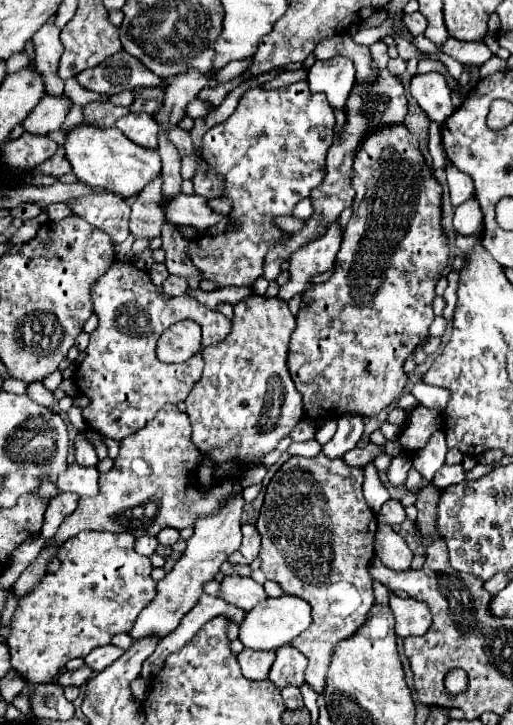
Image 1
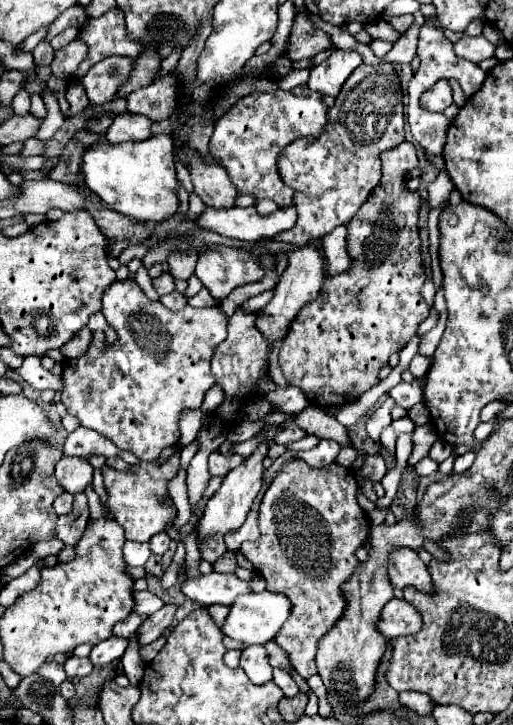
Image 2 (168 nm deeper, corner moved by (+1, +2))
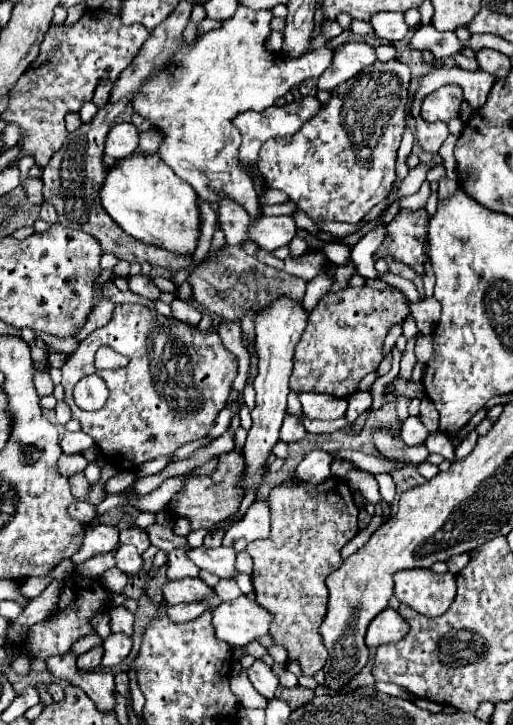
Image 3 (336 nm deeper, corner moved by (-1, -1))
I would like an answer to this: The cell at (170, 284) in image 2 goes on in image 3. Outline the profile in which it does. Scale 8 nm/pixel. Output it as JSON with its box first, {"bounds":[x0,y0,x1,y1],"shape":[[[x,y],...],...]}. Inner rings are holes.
{"bounds":[129,273,161,301],"shape":[[[141,273],[129,277],[129,289],[131,289],[133,293],[141,295],[141,297],[151,299],[151,301],[155,301],[155,299],[161,295],[161,291],[153,285],[153,281],[151,281],[147,275],[141,275]]]}

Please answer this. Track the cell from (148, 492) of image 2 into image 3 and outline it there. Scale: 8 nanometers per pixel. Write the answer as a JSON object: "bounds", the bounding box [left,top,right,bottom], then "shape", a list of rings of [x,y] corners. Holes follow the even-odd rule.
{"bounds":[119,527,151,553],"shape":[[[127,527],[125,531],[121,531],[121,539],[119,539],[119,541],[121,541],[121,543],[131,543],[131,545],[135,545],[139,553],[145,553],[147,547],[151,545],[147,533],[145,533],[143,529],[139,529],[139,527]]]}

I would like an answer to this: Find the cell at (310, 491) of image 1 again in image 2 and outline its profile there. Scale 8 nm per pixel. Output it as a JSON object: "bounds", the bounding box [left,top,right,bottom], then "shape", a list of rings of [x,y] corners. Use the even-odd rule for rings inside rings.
{"bounds":[241,458,371,678],"shape":[[[293,458],[273,478],[261,500],[259,508],[261,540],[241,544],[241,554],[253,564],[253,570],[261,578],[265,578],[267,590],[283,592],[293,602],[293,612],[285,622],[285,626],[281,628],[281,632],[277,632],[275,642],[289,654],[295,670],[303,678],[317,674],[315,666],[317,644],[329,632],[329,628],[333,628],[337,620],[343,616],[347,608],[347,598],[341,586],[351,580],[351,576],[359,566],[359,560],[355,556],[357,548],[361,548],[369,540],[371,522],[365,510],[357,502],[357,490],[359,484],[355,470],[343,468],[337,462],[327,464],[323,468],[311,468],[305,460]]]}

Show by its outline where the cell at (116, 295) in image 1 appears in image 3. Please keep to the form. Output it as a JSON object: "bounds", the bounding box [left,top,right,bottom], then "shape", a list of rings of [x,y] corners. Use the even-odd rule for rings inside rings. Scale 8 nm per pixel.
{"bounds":[63,305,237,471],"shape":[[[115,305],[113,317],[107,325],[101,329],[95,329],[85,341],[79,343],[79,347],[69,355],[67,363],[63,365],[63,389],[65,389],[65,401],[73,411],[73,419],[81,423],[81,429],[95,439],[95,445],[103,453],[103,457],[113,463],[115,467],[123,471],[135,471],[141,463],[155,459],[159,455],[171,457],[181,445],[201,439],[209,435],[215,417],[219,411],[227,405],[231,383],[237,377],[237,357],[227,351],[215,331],[201,333],[197,327],[189,327],[187,323],[181,323],[177,319],[161,317],[141,305]],[[99,347],[111,347],[113,351],[127,355],[131,361],[123,369],[105,369],[99,371],[93,365],[93,357]],[[91,373],[99,373],[109,389],[109,399],[103,409],[95,413],[87,413],[79,409],[71,397],[71,391],[75,383]]]}

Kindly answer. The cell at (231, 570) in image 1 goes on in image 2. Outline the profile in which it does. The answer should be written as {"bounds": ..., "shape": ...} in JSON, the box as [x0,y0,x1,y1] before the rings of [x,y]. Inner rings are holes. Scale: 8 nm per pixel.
{"bounds":[199,536,225,564],"shape":[[[215,536],[215,538],[209,538],[209,540],[201,540],[199,552],[201,552],[203,560],[207,560],[209,564],[215,564],[217,558],[221,558],[225,554],[225,542],[223,542],[221,536]]]}

